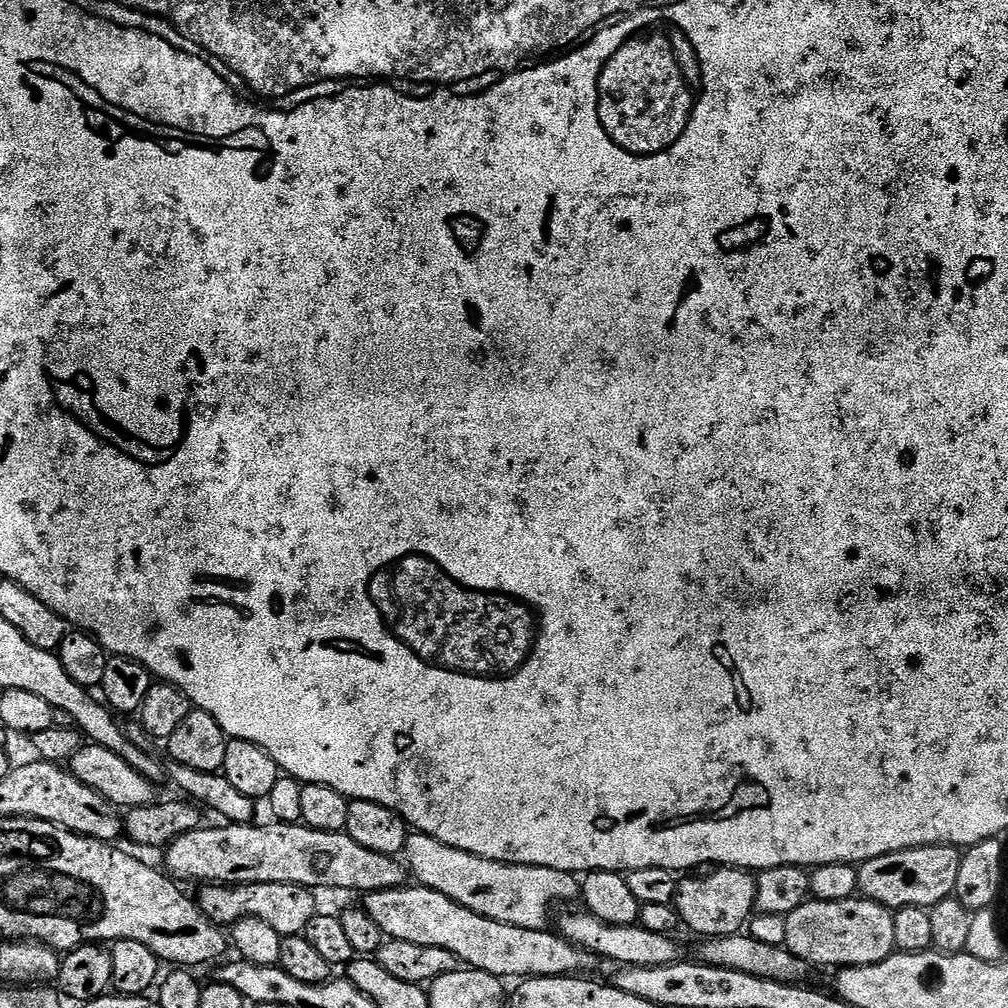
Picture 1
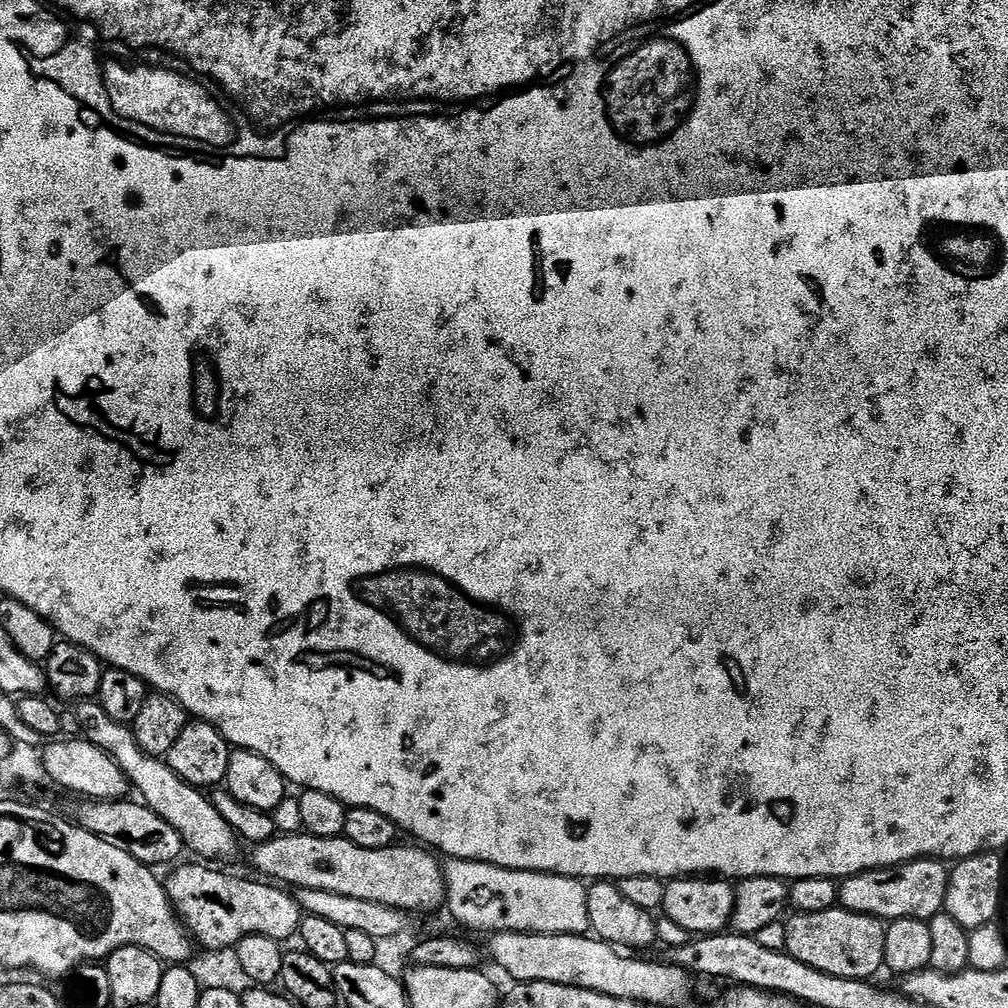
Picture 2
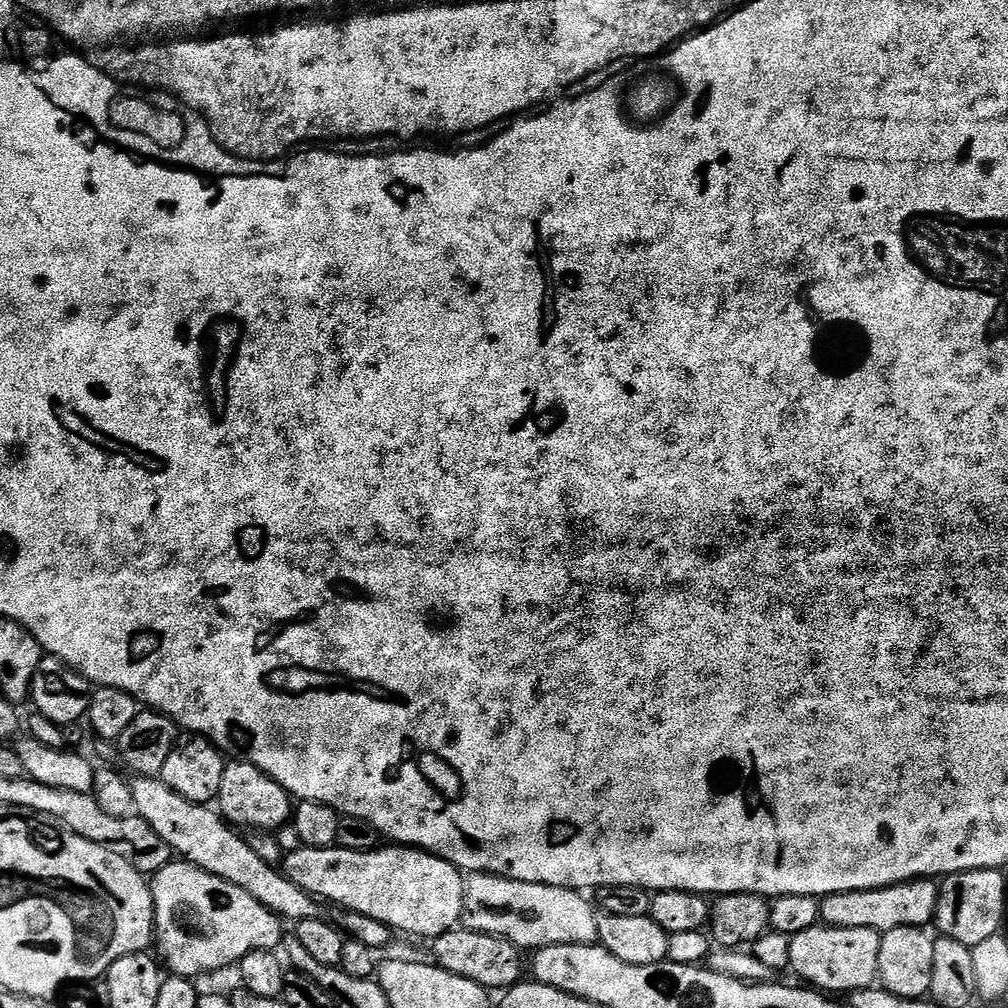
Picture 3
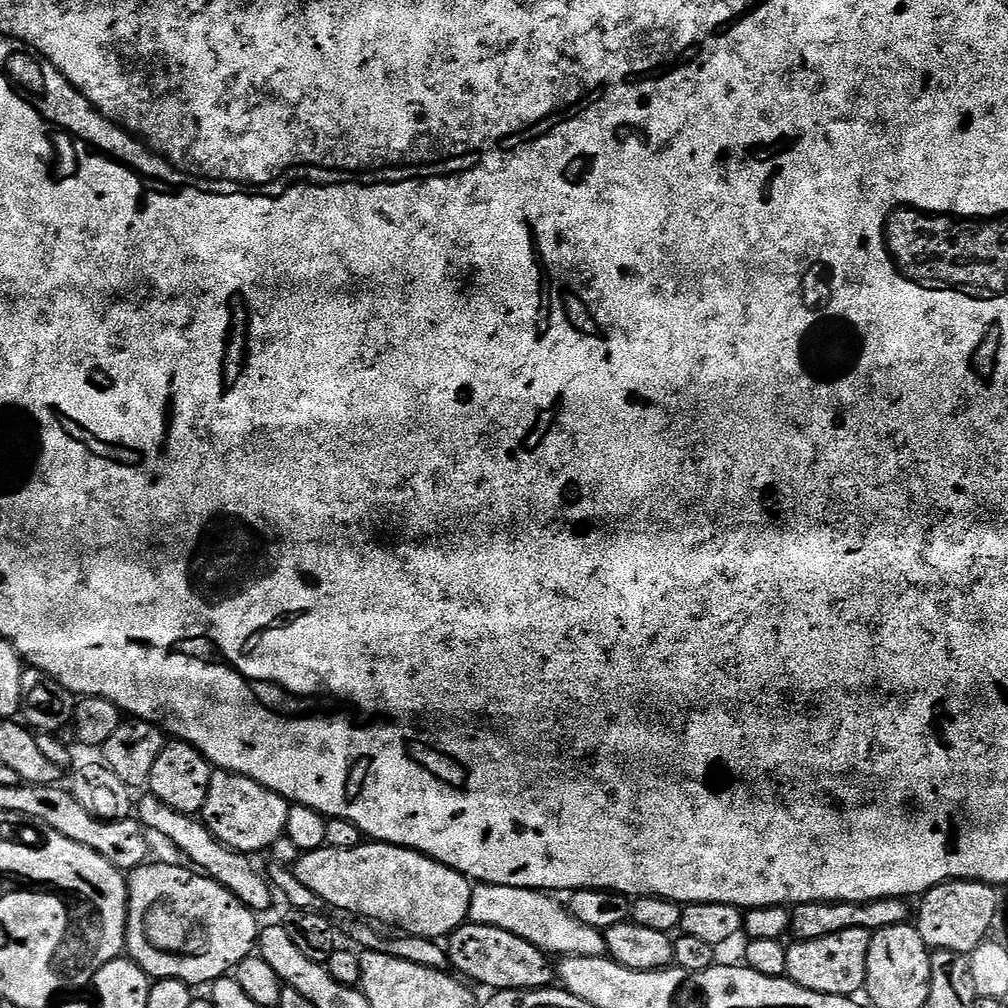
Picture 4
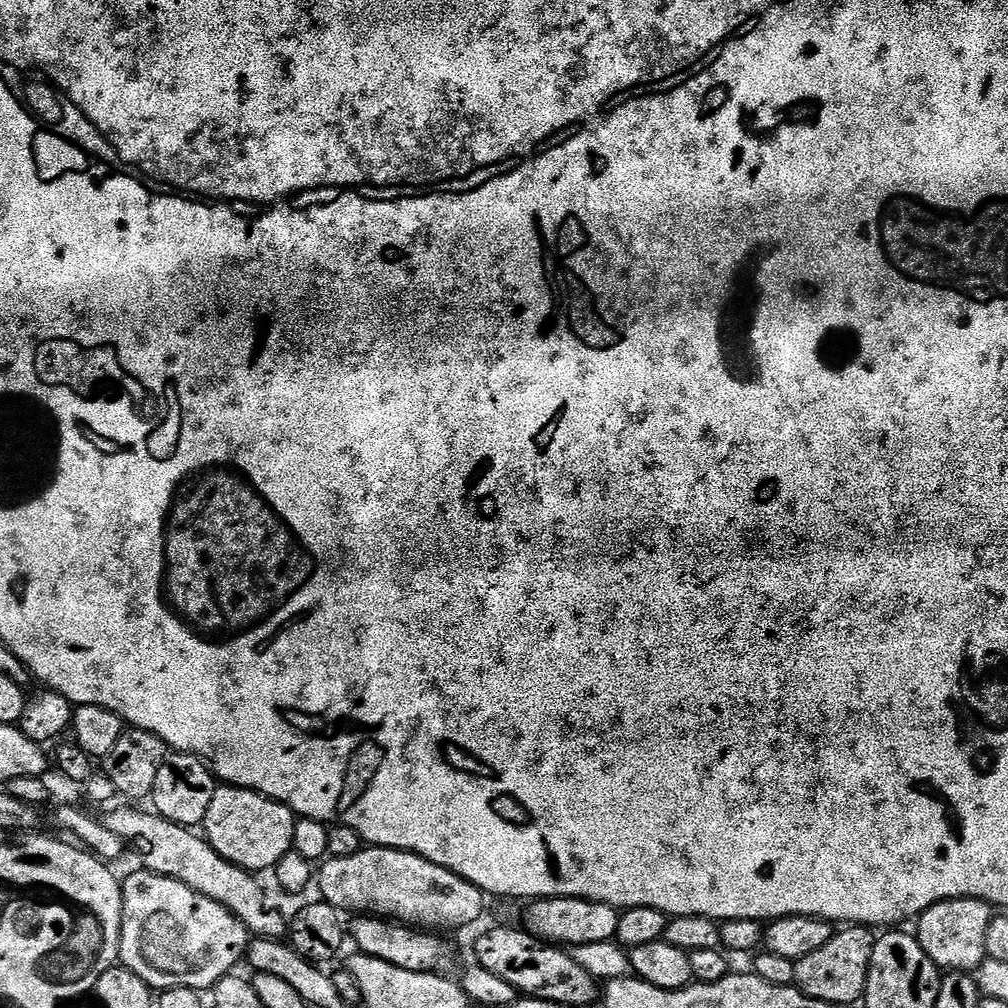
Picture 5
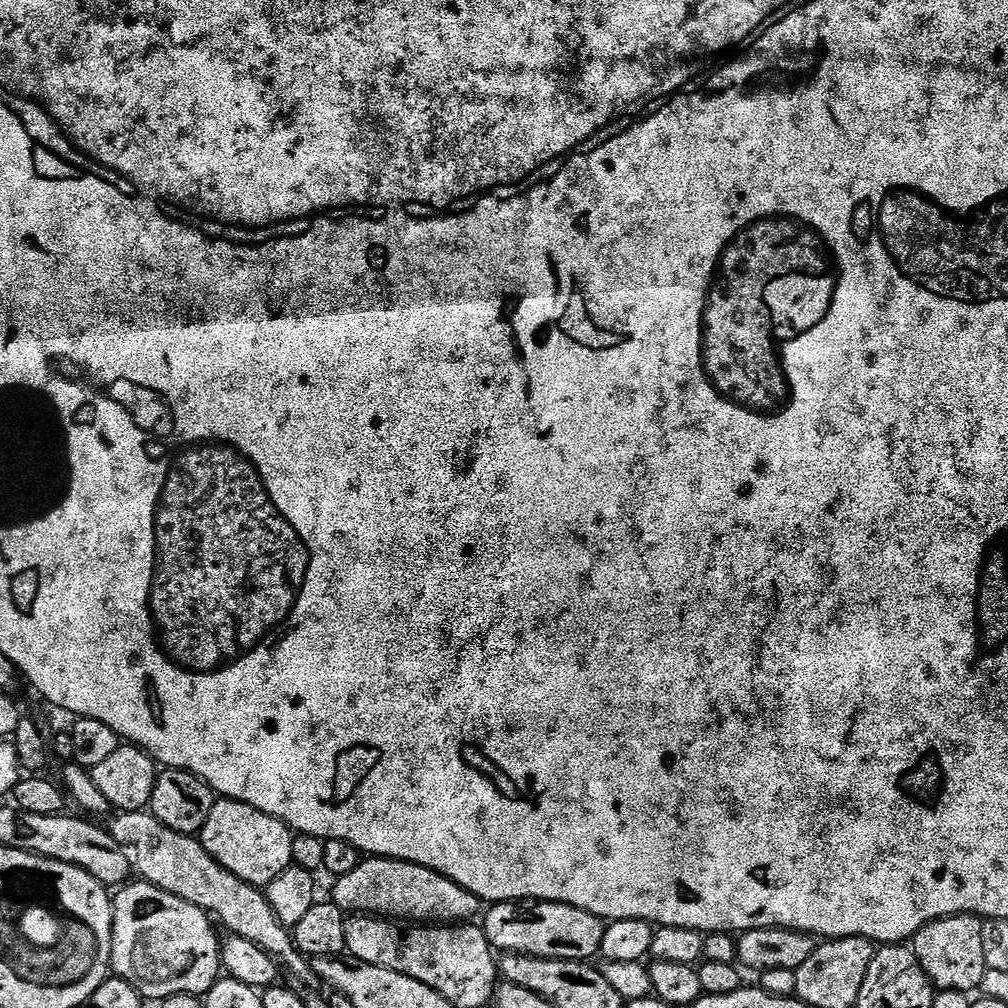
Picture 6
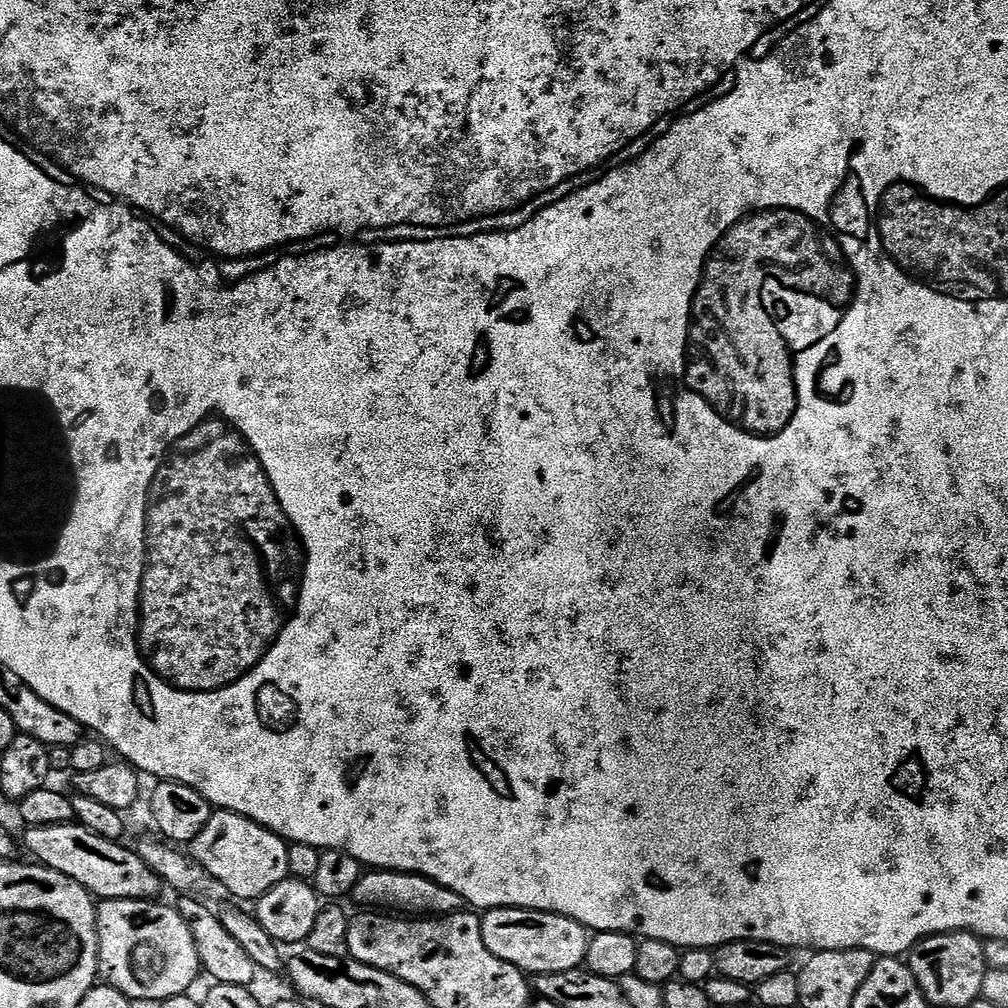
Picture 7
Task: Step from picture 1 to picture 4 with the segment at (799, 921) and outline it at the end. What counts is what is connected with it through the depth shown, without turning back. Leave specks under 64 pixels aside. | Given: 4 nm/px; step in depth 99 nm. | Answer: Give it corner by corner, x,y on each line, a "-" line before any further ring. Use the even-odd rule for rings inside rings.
865,928
842,930
826,938
796,940
787,945
787,979
806,990
814,990
827,996
855,997
865,991
868,982
868,955
872,933
-
860,992
860,993
856,993

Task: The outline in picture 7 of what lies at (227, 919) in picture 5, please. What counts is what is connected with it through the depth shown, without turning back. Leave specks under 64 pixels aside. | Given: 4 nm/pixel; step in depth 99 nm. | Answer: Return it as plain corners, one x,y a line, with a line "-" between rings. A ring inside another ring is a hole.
100,900
96,906
96,929
98,930
99,979
114,990
126,994
129,1000
169,1000
183,996
199,976
202,976
200,955
192,937
192,927
168,904
155,900

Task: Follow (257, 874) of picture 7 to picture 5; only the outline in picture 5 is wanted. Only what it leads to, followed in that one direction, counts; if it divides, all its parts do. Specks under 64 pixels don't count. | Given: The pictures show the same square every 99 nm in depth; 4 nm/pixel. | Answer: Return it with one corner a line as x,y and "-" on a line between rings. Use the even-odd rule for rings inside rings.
224,784
217,787
214,798
210,802
210,810
206,810
206,818
202,825
203,835
208,844
222,859
236,864
245,871
261,874
267,870
275,869
278,862
287,852
293,851
294,826
298,817
284,804
276,800
269,800
261,792
251,792
249,788
235,788
233,784

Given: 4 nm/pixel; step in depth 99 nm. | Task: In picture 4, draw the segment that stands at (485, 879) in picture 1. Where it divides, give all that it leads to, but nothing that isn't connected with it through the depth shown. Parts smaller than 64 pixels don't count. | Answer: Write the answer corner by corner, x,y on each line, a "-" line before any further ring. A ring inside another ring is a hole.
476,884
472,889
468,920
473,924
498,926
498,930
518,934
518,938
526,938
526,942
538,946
538,950
552,958
604,956
608,950
604,932
578,922
578,918
574,918
574,914
556,900
559,899
555,895
539,892
536,888

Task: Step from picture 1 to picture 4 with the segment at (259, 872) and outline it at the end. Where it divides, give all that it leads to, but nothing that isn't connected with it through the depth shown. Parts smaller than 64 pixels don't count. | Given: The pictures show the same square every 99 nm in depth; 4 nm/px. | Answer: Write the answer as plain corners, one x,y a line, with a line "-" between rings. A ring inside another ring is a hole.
361,842
357,848
350,850
325,846
313,852
303,853
294,865
294,873
298,882
322,898
329,909
337,908
340,912
349,912
352,918
363,918
380,926
393,924
409,937
433,941
451,936
454,930
458,930
466,923
474,887
473,881
461,872
431,860
422,852
379,842

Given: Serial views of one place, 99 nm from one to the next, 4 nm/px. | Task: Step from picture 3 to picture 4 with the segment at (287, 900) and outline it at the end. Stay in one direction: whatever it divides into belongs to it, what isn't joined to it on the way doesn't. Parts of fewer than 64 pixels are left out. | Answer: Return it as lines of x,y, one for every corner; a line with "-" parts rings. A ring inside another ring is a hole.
151,794
145,796
145,800
141,804
139,801
138,804
138,819
149,833
157,832
158,835
165,836
174,847
181,848
193,860
191,863
201,873
211,876
224,888
229,888
253,912
263,914
271,906
273,889
267,879
264,881
256,873
255,866
248,861
251,859
245,853
235,852
233,848
228,848
225,844
220,843
216,836
195,815
174,810

